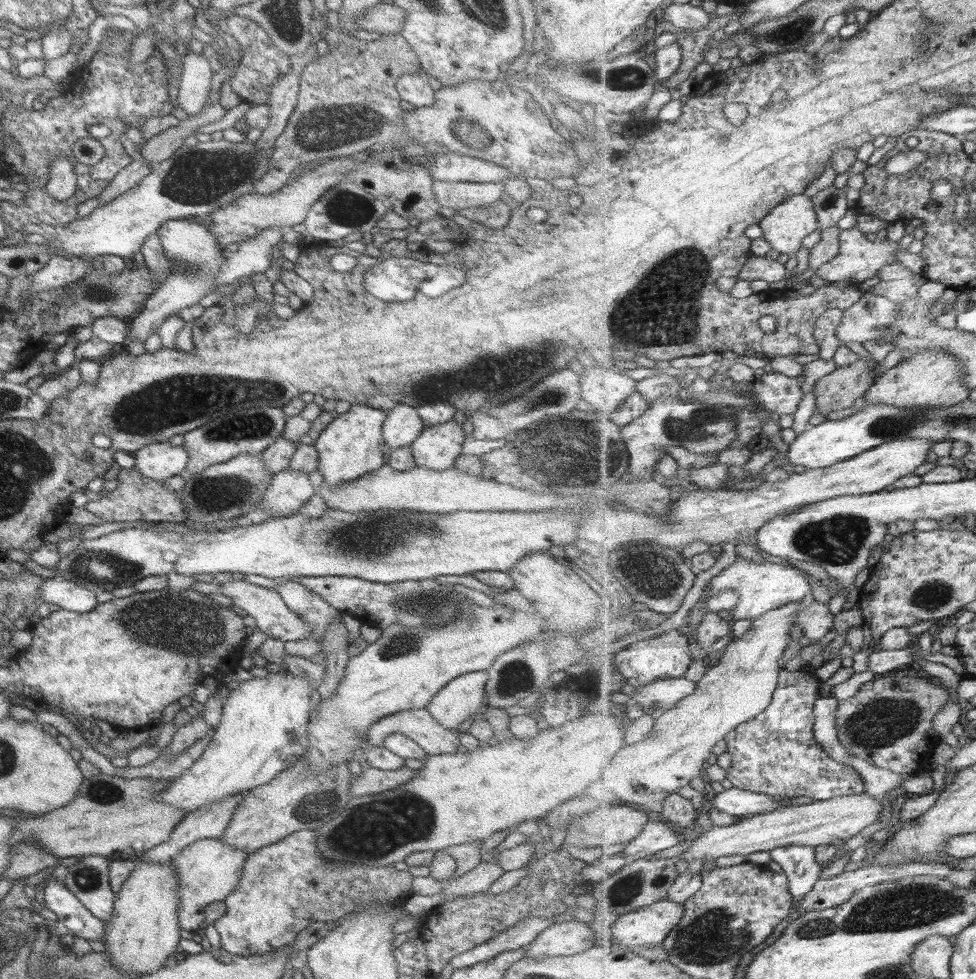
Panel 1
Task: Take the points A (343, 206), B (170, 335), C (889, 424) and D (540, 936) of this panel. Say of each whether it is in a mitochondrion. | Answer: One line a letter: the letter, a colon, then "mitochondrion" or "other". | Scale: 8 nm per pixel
A: mitochondrion
B: other
C: mitochondrion
D: other

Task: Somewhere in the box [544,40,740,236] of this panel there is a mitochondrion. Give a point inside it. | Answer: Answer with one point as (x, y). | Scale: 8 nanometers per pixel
(625, 78)

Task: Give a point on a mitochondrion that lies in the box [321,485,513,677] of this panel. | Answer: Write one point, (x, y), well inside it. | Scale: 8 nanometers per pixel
(422, 609)

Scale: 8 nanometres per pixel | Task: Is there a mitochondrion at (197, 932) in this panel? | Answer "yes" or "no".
no

